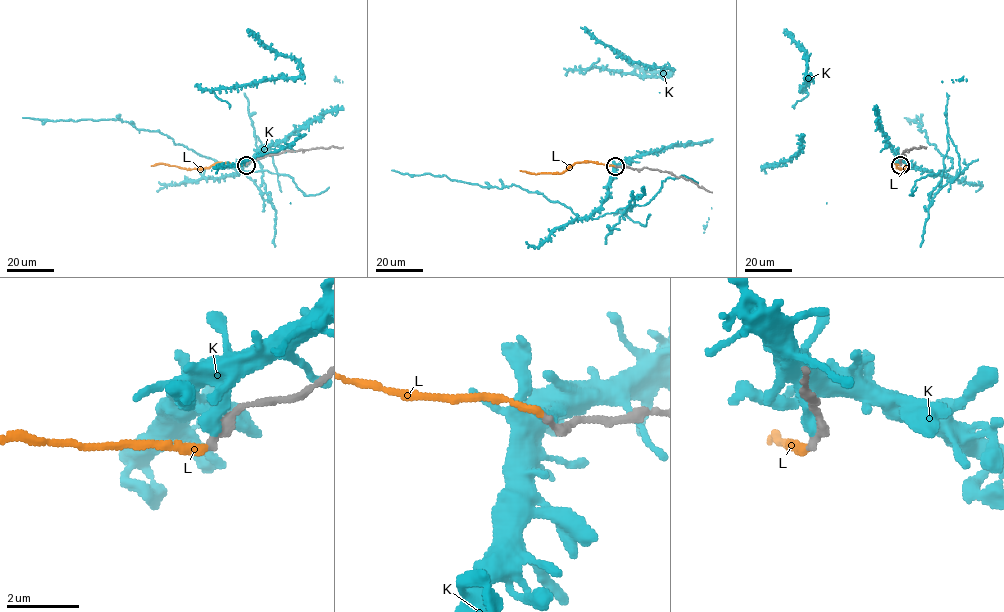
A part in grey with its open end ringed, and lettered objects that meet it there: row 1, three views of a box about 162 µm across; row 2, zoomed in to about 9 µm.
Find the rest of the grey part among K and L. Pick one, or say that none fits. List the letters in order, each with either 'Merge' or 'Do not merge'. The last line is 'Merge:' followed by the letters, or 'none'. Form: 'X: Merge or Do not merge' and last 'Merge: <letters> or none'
K: Do not merge
L: Do not merge
Merge: none

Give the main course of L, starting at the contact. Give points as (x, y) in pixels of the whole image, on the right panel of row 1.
L: (900, 165), (895, 162), (896, 167), (907, 169), (907, 163), (904, 166)

